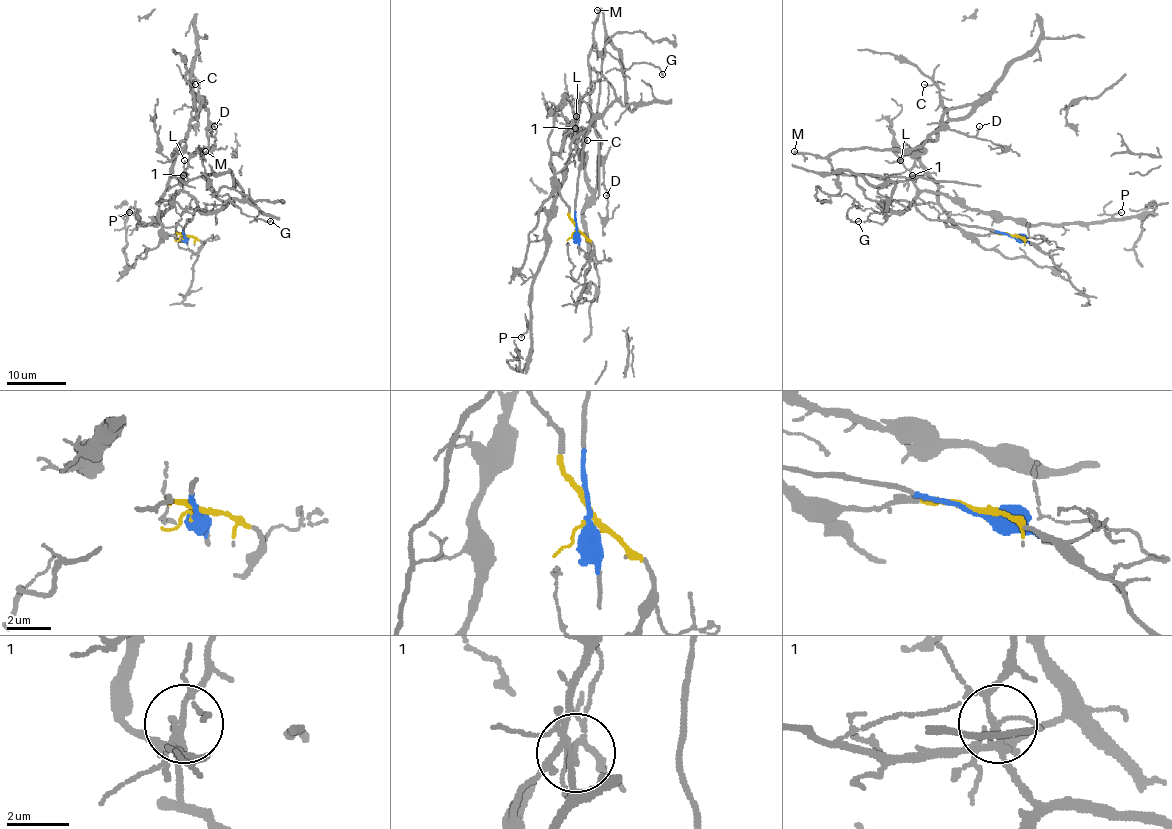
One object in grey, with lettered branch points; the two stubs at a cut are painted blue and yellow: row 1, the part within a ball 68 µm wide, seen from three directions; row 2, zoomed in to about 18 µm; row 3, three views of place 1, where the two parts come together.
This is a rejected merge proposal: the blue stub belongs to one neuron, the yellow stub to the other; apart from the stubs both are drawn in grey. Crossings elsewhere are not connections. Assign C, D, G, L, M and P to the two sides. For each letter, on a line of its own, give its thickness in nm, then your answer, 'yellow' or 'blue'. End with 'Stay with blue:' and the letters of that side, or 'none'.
C: 110 nm | yellow
D: 130 nm | yellow
G: 110 nm | yellow
L: 100 nm | blue
M: 240 nm | yellow
P: 100 nm | blue
Stay with blue: L, P

